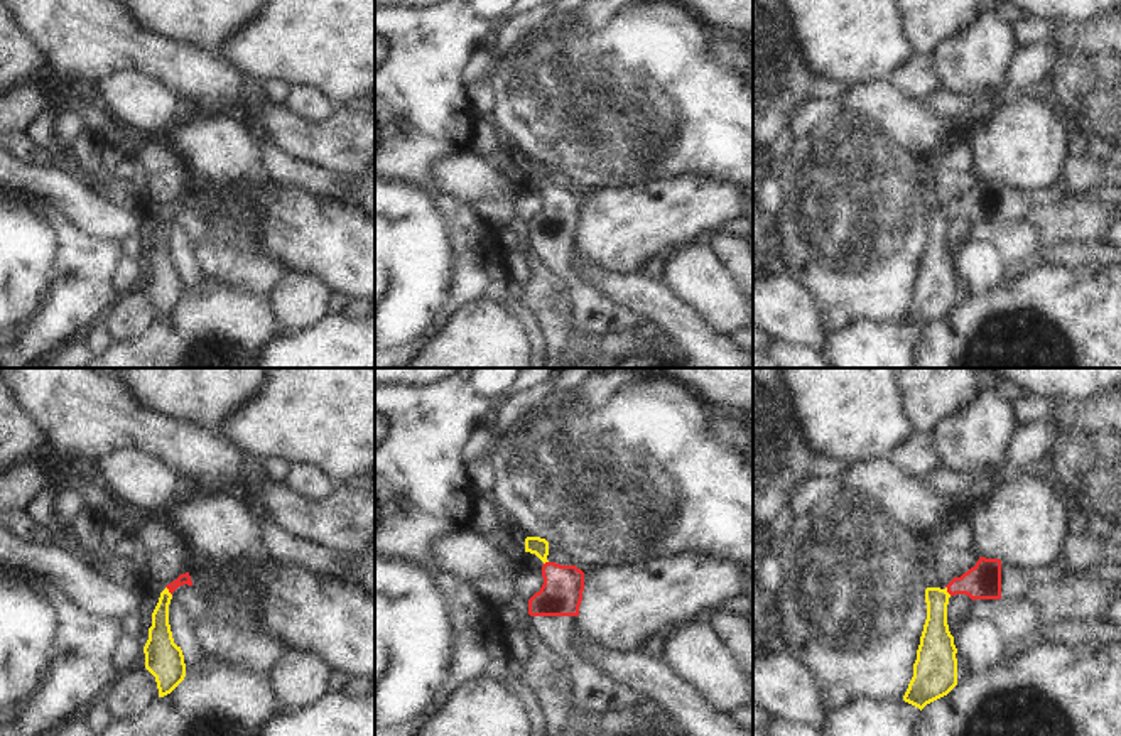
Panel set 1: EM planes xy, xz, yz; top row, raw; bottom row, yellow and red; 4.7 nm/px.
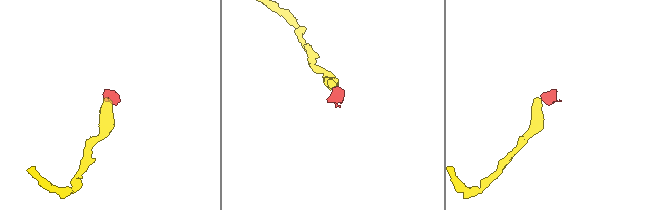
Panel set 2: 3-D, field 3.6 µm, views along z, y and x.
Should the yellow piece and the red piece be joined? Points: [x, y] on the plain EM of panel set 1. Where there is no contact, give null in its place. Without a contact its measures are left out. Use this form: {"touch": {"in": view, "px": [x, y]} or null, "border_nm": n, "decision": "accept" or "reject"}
{"touch": {"in": "yz", "px": [946, 213]}, "border_nm": 50, "decision": "accept"}

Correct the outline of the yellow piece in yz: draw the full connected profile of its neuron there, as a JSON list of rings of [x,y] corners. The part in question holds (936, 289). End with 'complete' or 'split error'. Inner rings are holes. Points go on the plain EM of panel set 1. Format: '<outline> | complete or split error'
[[[979,179],[974,189],[954,199],[944,211],[927,209],[927,241],[913,285],[913,299],[903,322],[920,333],[947,317],[957,307],[957,270],[947,246],[949,219],[966,216],[974,221],[1025,221],[1033,204],[1032,192],[999,181]]] | split error

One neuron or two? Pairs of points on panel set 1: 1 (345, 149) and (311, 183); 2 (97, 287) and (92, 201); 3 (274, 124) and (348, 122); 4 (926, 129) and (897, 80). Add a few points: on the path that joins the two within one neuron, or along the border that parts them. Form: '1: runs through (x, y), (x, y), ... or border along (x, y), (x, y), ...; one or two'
1: border along (289, 152), (336, 173), (353, 176); two
2: border along (59, 211), (71, 216), (85, 230), (119, 242); two
3: runs through (292, 132), (330, 132); one
4: border along (885, 80), (917, 102); two

